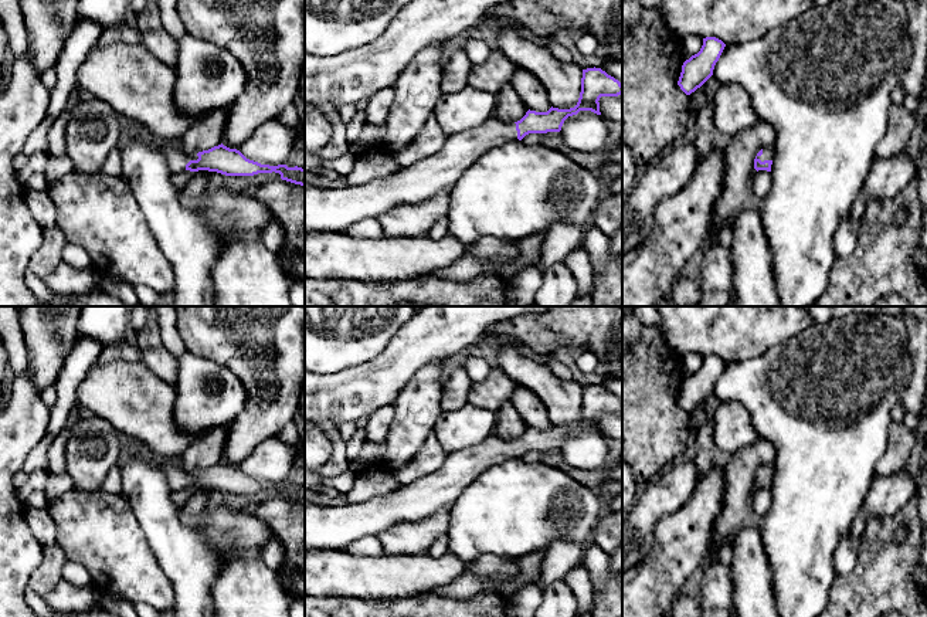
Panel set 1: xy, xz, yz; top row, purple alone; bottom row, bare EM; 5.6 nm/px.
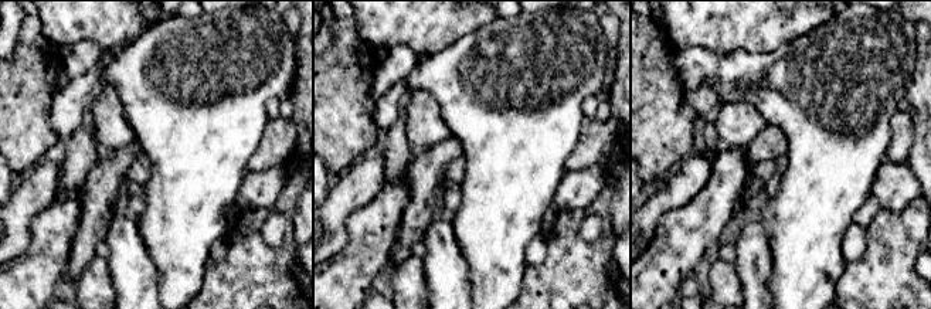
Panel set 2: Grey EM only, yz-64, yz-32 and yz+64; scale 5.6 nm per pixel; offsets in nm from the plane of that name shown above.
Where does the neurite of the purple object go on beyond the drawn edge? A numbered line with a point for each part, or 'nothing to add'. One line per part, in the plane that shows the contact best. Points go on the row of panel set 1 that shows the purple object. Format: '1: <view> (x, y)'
1: yz (767, 152)

